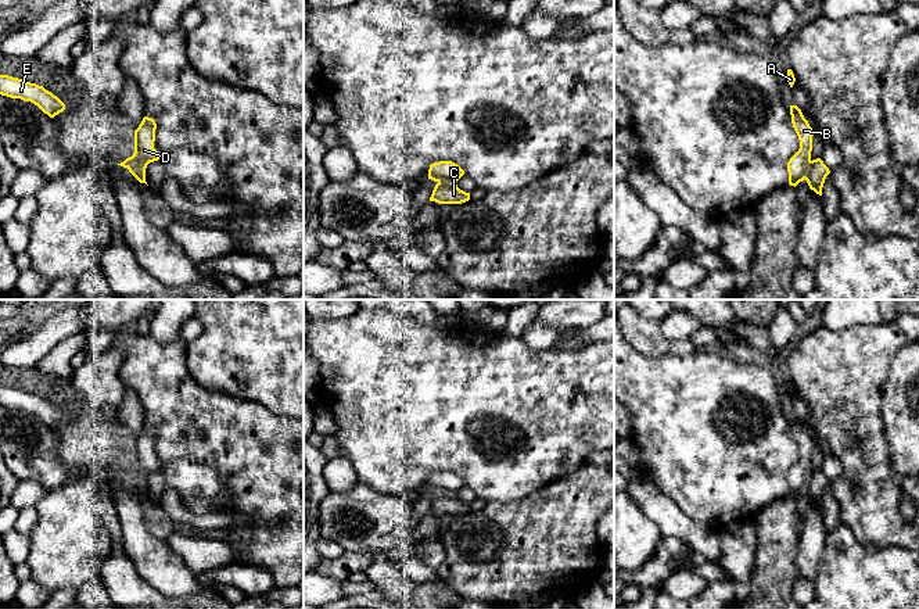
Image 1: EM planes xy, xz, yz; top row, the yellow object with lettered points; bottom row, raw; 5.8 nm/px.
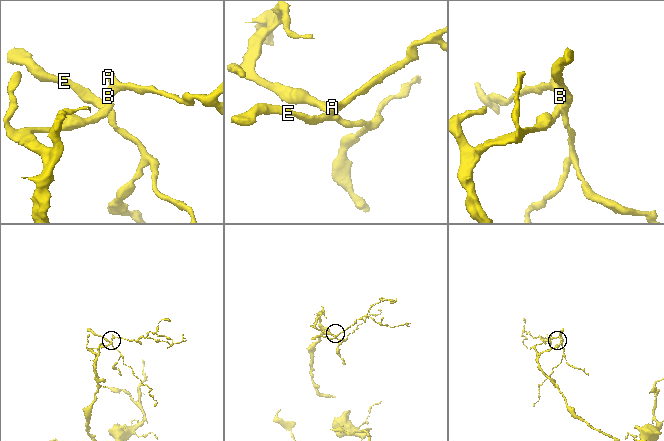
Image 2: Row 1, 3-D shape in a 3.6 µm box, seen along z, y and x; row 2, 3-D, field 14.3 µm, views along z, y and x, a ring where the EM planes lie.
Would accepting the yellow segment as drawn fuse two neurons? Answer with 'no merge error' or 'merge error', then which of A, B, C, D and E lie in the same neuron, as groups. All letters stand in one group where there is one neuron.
merge error; groups A B D / C E

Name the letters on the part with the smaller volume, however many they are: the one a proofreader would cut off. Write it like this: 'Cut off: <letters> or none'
Cut off: C, E

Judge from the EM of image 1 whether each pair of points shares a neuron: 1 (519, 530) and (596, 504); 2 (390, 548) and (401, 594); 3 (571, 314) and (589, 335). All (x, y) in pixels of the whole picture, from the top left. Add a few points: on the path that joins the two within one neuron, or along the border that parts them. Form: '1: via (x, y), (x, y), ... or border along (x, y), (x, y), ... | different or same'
1: via (538, 530), (549, 530), (577, 504) | same
2: border along (373, 559), (388, 558), (399, 566) | different
3: border along (599, 319), (587, 326), (571, 329) | different

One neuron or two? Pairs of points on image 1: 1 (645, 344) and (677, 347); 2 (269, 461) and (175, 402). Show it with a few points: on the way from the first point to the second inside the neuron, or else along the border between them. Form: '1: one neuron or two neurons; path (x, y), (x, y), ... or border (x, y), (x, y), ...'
1: two neurons; border (671, 341), (668, 351)
2: one neuron; path (246, 443), (205, 426), (198, 419)

